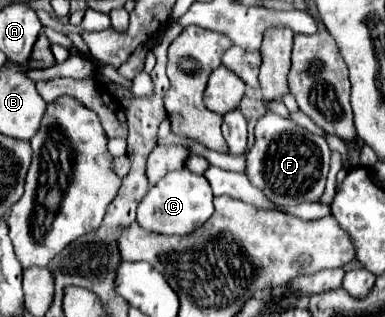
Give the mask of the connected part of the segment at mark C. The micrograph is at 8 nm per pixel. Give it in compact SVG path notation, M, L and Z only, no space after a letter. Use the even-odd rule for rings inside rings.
M187 168L169 172L155 186L149 188L137 208L137 224L157 234L191 234L203 226L213 214L213 192L205 176L193 174Z

